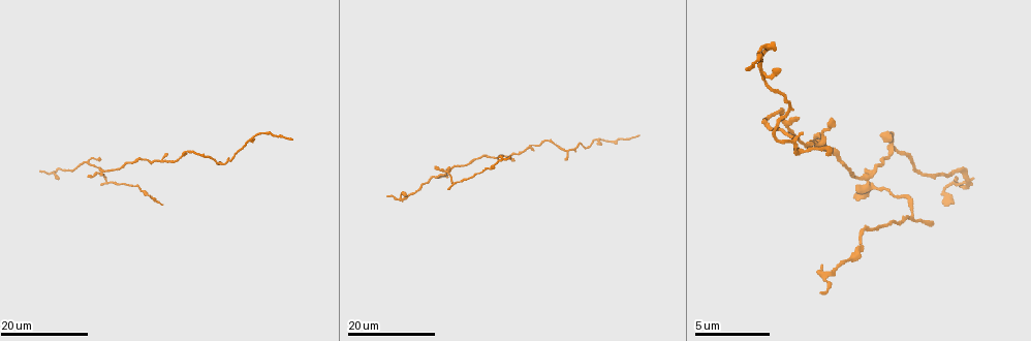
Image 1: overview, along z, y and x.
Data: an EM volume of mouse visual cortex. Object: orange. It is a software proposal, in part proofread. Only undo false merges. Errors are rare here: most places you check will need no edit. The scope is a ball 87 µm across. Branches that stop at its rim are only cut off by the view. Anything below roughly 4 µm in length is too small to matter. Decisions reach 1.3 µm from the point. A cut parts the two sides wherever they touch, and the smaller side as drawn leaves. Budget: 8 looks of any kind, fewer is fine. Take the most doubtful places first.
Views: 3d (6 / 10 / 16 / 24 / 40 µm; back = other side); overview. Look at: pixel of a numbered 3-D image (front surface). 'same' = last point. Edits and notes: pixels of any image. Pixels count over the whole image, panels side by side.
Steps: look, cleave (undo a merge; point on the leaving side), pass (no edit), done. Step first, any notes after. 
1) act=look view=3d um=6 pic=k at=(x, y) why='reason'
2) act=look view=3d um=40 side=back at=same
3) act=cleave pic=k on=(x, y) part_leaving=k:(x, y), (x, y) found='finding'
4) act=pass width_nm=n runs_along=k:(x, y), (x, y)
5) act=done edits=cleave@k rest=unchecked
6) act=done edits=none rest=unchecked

act=look view=3d um=24 pic=1 at=(448, 172) why='four-way junction'

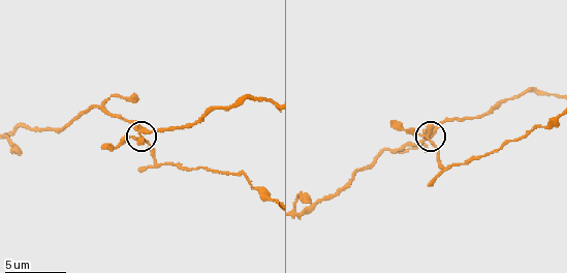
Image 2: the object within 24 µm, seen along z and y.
act=look view=3d um=6 pic=2 at=(139, 135)

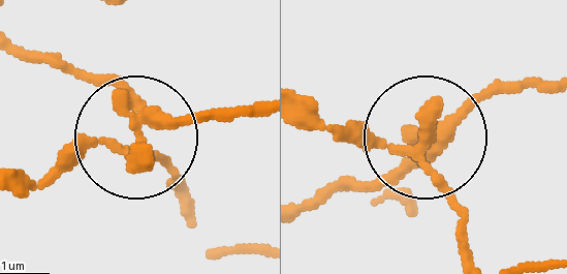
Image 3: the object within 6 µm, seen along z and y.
act=cleave pic=3 on=(64, 152) width_nm=350 part_leaving=3:(431, 142), (431, 174), (468, 261) found='a second neuron is stuck on'

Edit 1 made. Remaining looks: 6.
act=look view=3d um=24 pic=1 at=(164, 160) why='arms part here'

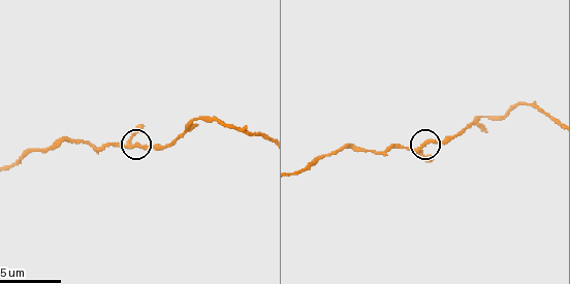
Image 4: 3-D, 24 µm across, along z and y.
act=look view=3d um=10 pic=4 at=(137, 145)

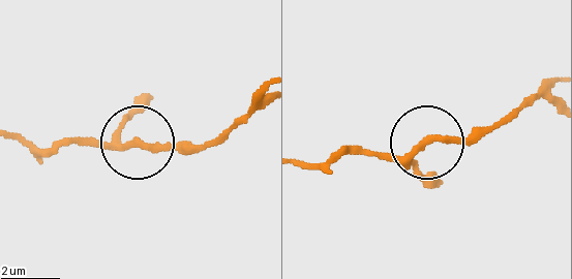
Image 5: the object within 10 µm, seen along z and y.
act=pass arms=3 runs_along=5:(421, 141), (396, 155), (347, 155) found='continuous, no second neuron'

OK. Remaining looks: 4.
act=look view=3d um=10 pic=4 at=(197, 119) why='narrows sharply'

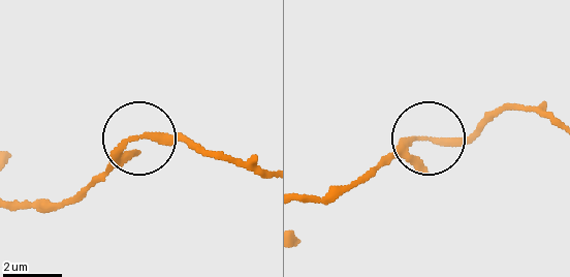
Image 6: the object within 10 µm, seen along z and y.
act=pass width_nm=210 runs_along=6:(17, 202), (75, 198), (150, 134), (180, 134), (207, 149) found='all the same neuron'

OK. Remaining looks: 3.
act=look view=3d um=16 pic=4 at=(13, 164) why='calibre changes'

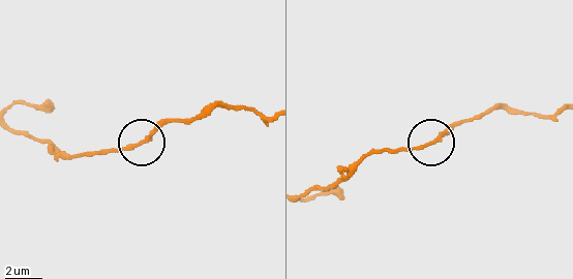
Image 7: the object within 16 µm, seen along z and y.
act=pass width_nm=210 runs_along=7:(267, 118), (211, 104), (164, 121), (137, 143), (88, 150) found='one neuron here'

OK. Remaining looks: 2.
act=done edits=cleave@3 rest=unchecked

